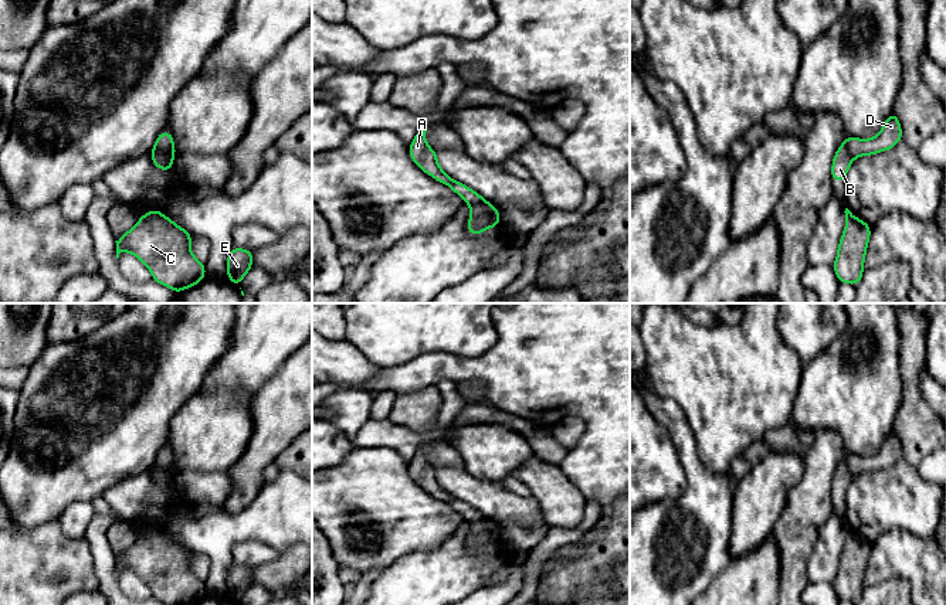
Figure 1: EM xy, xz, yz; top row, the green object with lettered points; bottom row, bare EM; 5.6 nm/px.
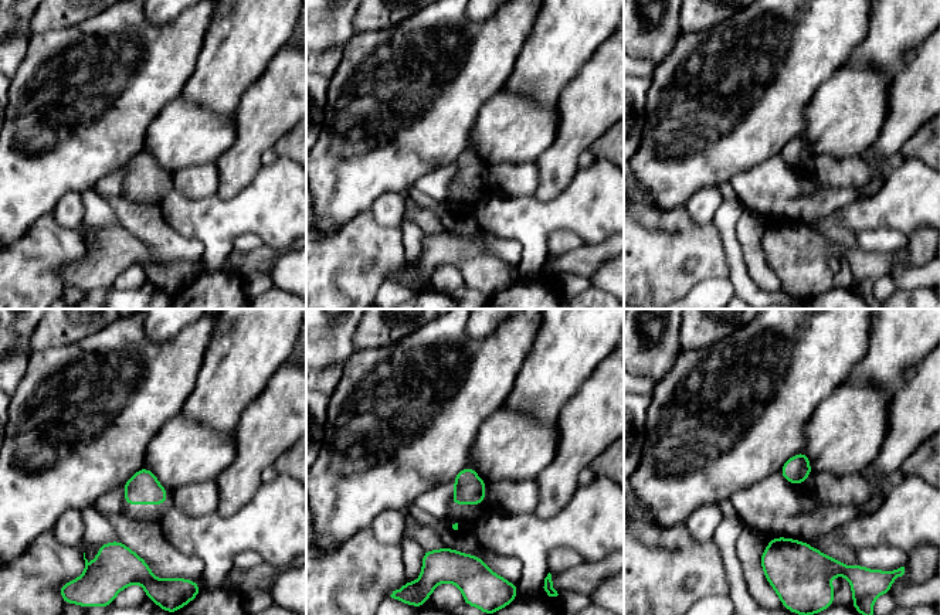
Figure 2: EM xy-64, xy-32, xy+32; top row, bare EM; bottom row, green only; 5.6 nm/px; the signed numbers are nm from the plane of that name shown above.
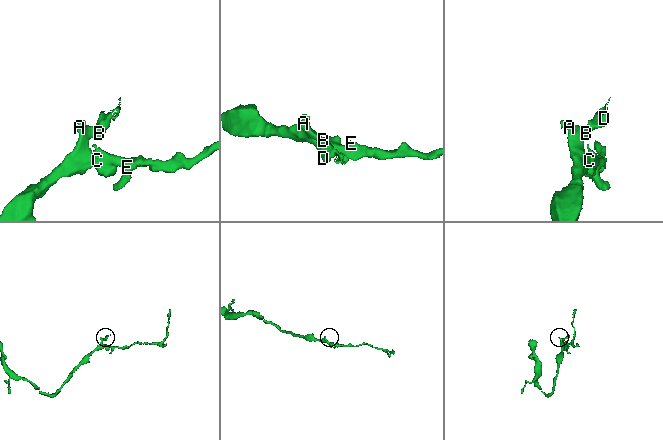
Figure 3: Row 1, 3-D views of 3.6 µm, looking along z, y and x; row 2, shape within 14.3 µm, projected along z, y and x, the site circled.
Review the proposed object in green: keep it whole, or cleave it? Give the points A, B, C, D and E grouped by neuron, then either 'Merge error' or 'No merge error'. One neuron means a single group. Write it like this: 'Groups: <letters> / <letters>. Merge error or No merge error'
Groups: A B C E / D. Merge error

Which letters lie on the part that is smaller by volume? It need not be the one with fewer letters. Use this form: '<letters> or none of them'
D

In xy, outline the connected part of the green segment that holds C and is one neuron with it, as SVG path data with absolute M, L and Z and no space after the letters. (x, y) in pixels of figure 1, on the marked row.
M153 208L115 241L116 258L121 252L132 252L148 266L155 282L180 293L206 278L206 264L190 249L193 237Z

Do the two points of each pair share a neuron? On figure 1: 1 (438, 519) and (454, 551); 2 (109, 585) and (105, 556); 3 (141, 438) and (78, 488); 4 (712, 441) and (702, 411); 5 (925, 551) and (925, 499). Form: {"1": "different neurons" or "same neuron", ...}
{"1": "different neurons", "2": "same neuron", "3": "same neuron", "4": "same neuron", "5": "different neurons"}

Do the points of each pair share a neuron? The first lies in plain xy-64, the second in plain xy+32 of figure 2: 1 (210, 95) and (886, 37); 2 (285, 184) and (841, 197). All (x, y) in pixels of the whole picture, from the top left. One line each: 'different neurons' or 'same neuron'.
1: same neuron
2: different neurons

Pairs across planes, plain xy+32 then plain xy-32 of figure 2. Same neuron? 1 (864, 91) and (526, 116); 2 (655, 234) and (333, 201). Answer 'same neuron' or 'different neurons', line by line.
1: same neuron
2: different neurons

